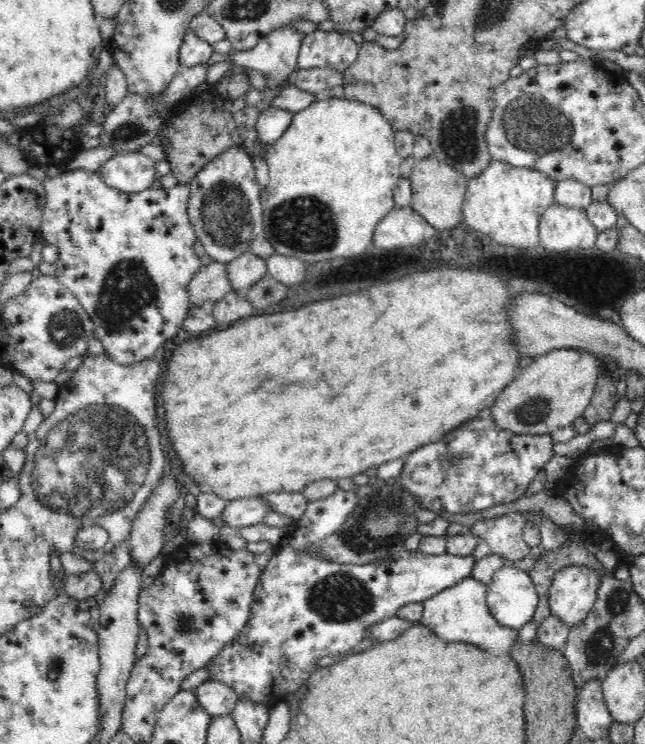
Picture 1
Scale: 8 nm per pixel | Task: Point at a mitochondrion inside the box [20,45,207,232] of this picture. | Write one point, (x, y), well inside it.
(131, 131)

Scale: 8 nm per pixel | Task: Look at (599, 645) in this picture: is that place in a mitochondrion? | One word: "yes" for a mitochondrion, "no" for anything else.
yes

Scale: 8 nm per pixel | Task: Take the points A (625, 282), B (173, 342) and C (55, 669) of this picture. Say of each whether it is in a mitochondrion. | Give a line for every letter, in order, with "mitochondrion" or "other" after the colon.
A: other
B: other
C: mitochondrion

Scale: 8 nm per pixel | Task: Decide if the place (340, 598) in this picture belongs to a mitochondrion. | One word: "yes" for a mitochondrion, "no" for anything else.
yes

